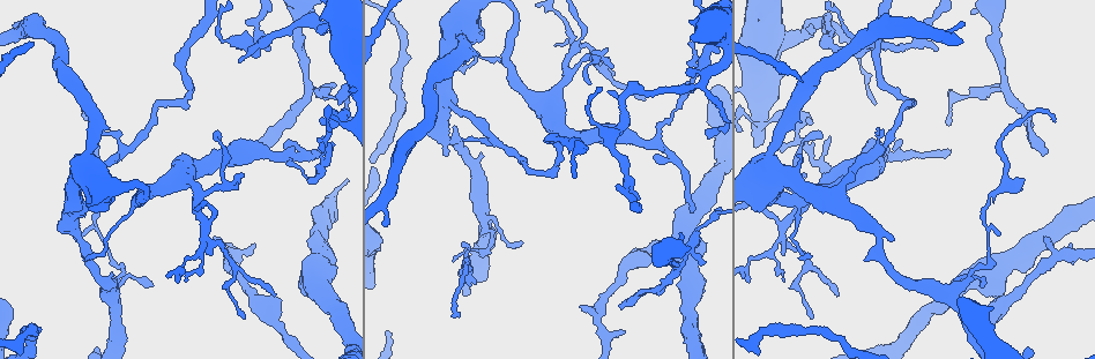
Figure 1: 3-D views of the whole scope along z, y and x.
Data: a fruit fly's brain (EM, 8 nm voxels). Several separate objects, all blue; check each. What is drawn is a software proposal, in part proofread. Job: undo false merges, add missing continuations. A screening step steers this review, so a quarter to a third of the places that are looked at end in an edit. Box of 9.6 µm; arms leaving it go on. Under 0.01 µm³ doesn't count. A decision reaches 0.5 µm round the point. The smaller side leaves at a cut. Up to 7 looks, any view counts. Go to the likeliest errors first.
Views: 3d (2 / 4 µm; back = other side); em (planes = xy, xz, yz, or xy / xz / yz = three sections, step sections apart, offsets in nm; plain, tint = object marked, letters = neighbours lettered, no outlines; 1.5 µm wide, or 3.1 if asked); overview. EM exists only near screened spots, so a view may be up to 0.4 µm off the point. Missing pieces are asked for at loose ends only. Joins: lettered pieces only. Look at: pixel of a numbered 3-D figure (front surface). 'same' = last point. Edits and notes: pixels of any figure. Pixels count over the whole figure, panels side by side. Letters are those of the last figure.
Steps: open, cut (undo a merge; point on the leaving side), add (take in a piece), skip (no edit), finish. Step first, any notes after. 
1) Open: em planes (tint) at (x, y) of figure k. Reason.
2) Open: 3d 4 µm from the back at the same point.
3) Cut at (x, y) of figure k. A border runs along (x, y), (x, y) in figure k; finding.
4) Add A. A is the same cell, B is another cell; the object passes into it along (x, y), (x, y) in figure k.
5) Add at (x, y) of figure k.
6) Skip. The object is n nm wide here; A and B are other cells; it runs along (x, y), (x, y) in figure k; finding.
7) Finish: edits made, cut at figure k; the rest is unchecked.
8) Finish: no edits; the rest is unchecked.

Open: em xz step 8 (letters) at (1047, 153) of figure 1. Tapers out.

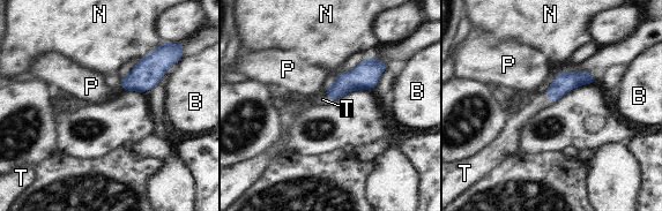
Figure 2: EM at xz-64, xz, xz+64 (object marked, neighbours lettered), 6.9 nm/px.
Open: em planes (letters) at the same point.

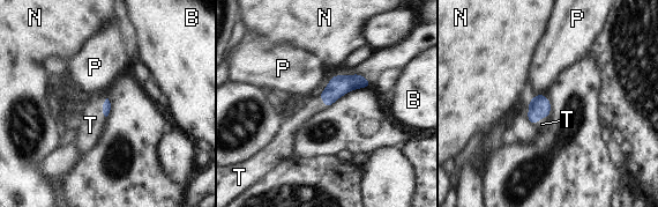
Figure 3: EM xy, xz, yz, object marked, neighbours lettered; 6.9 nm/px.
Add T. T is the same cell, B, N and P are other cells; the object passes into it along (106, 106), (103, 108), (90, 125) in figure 3; the cell continues.

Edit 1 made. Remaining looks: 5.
Open: em yz step 4 (letters) at (1071, 243) of figure 1. Free end.

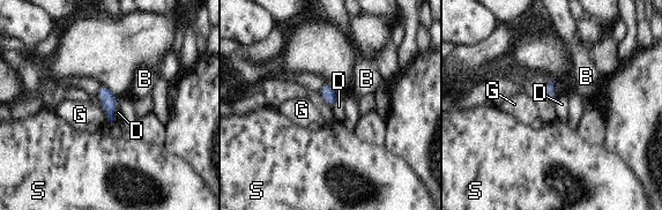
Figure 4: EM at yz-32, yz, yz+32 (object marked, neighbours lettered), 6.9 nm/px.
Open: em planes (letters) at the same point. Another direction.

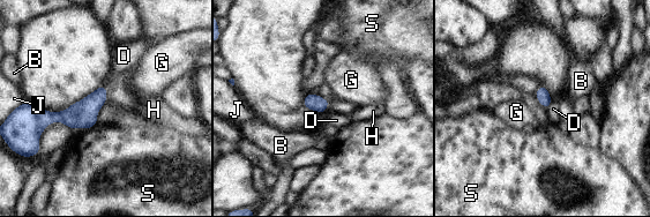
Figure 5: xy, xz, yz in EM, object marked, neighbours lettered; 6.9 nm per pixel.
Skip. The longest contact is with S, 100 nm; B, D, G, H, J and S are other cells; no lettered piece goes on from it.

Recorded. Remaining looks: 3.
Open: 3d 2 µm at (346, 122) of figure 1. Small branch off a trunk.

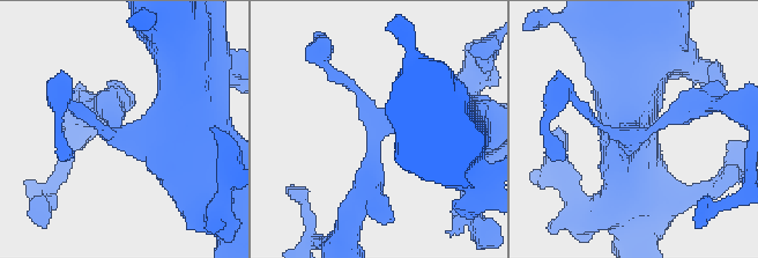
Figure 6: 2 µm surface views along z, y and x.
Open: em yz step 4 (tint) at (374, 157) of figure 6. 4 arms meet here; need the tissue.

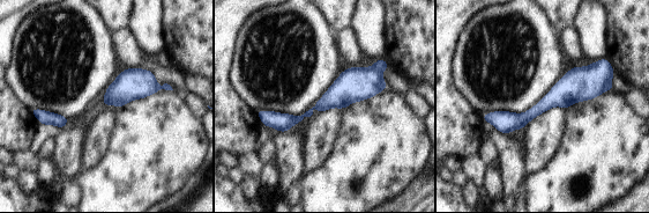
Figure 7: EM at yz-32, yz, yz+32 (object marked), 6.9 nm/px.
Open: em planes (letters) at the same point. Cut it another way.

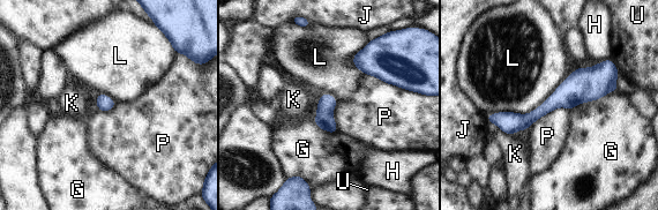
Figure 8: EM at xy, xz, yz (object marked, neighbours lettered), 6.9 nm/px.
Skip. The object is 110 nm wide here; G, H, J, K, L, P and U are other cells; it runs along (610, 67), (526, 120), (490, 118) in figure 8; continuous, no second cell.

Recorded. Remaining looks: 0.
Finish: edits made, add at figure 3; the rest is unchecked.

